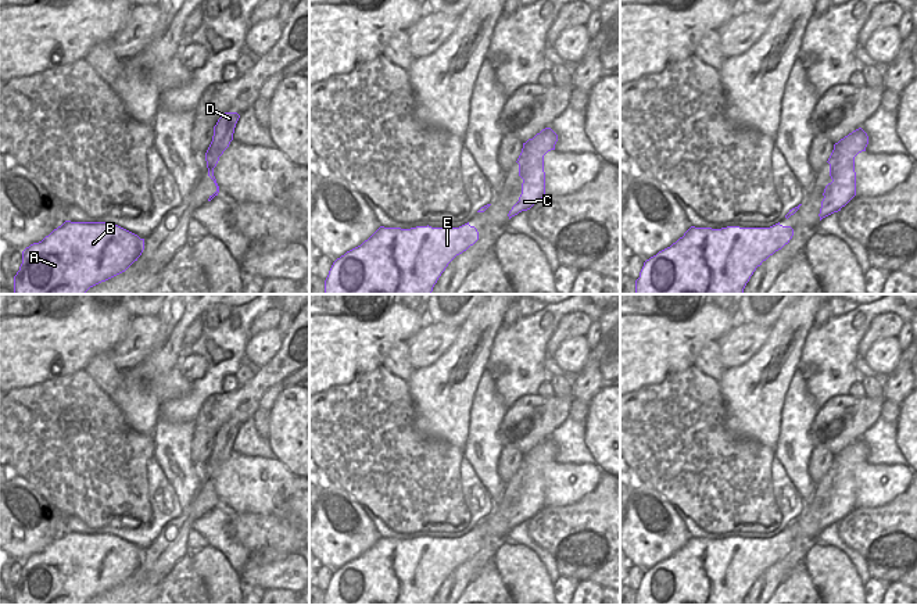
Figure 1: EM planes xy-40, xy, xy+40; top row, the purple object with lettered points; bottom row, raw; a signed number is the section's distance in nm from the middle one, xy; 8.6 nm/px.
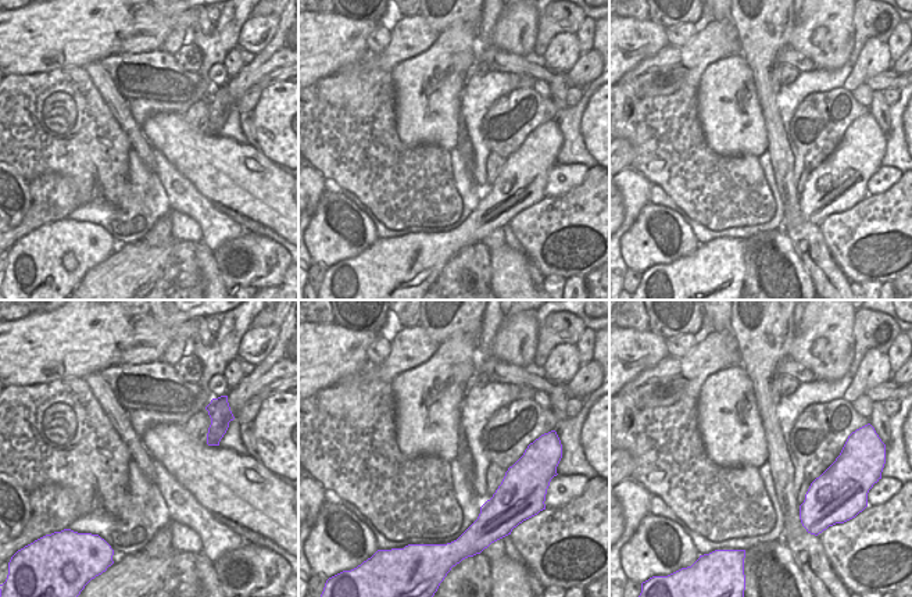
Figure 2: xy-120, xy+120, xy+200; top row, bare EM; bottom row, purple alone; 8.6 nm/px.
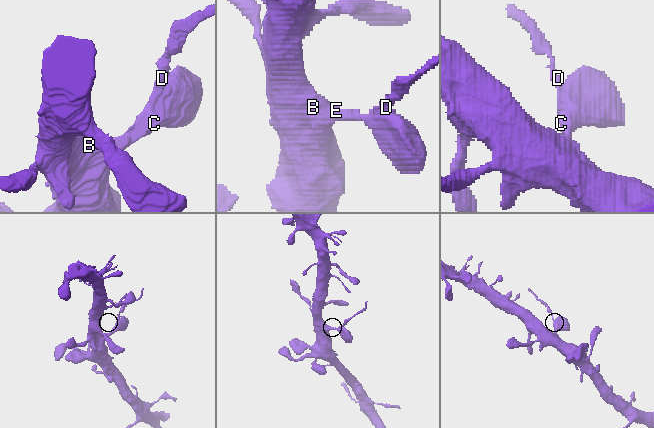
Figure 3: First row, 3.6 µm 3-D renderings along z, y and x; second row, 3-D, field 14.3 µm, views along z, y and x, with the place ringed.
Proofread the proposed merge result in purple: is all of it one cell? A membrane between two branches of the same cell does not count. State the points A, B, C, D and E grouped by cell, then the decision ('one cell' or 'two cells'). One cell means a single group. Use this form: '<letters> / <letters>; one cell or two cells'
A B C E / D; two cells

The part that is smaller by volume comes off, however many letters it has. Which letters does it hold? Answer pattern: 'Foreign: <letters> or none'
Foreign: D.

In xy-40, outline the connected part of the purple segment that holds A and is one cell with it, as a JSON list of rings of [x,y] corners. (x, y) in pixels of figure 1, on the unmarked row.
[[[65,531],[42,552],[33,554],[22,562],[22,574],[14,587],[15,605],[86,605],[86,602],[122,583],[125,583],[144,561],[144,549],[108,533]]]

